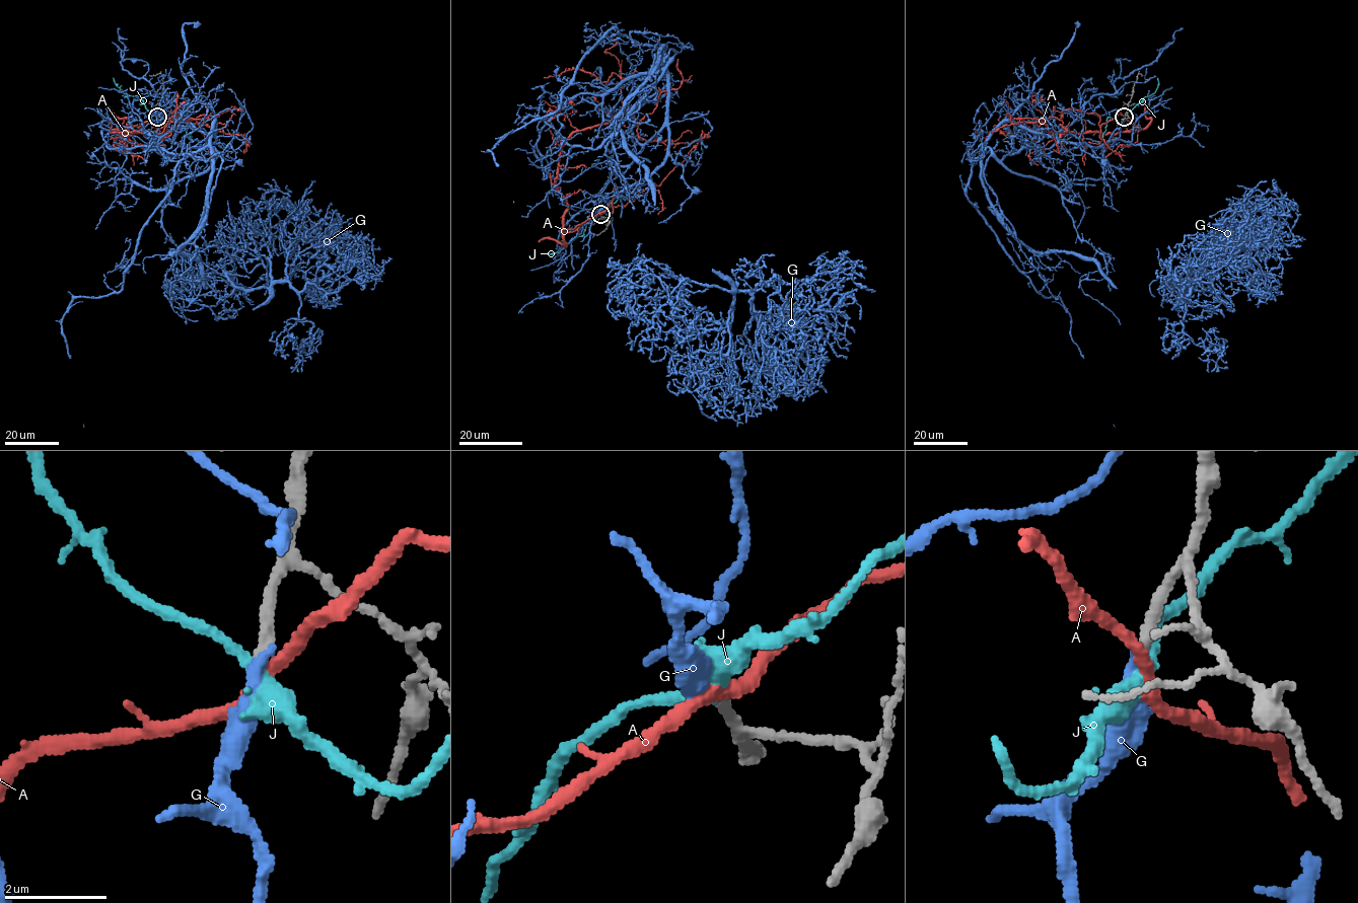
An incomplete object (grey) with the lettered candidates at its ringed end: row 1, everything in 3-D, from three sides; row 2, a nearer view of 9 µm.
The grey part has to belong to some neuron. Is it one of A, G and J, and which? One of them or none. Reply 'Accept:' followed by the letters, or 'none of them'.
Accept: G

